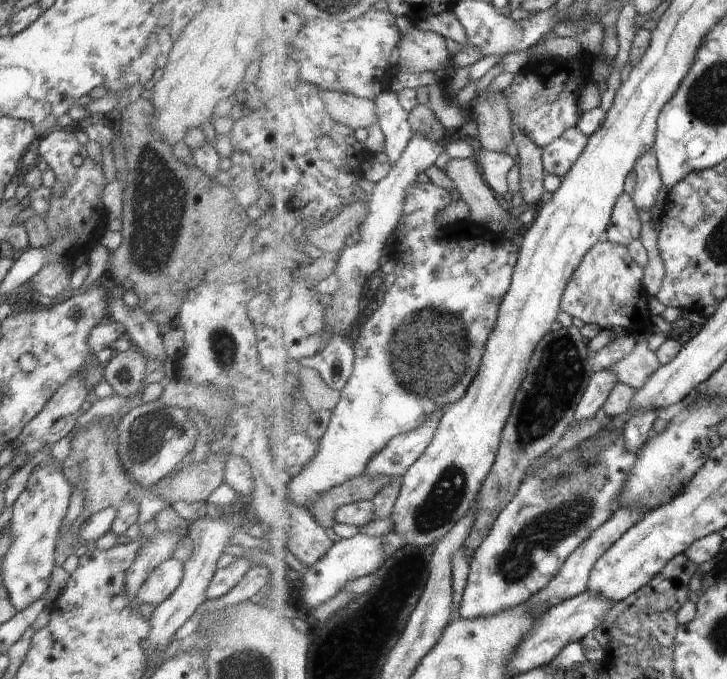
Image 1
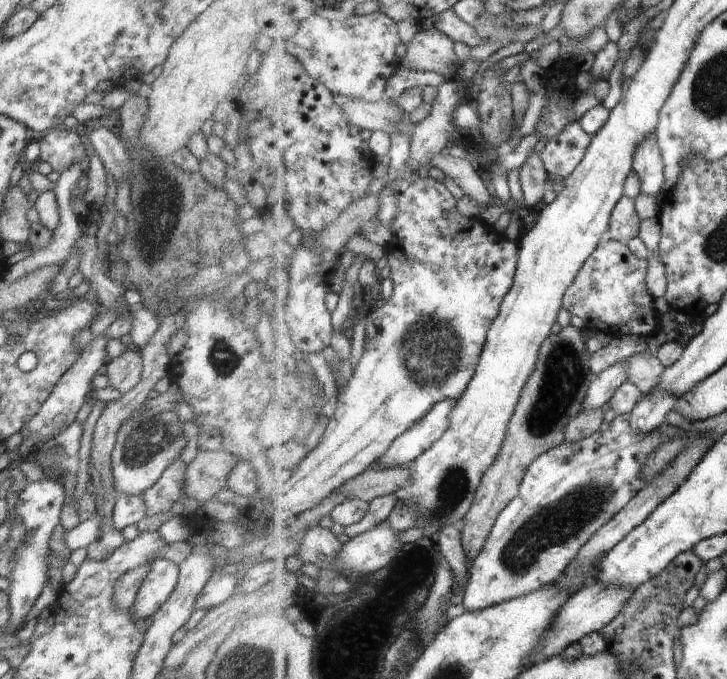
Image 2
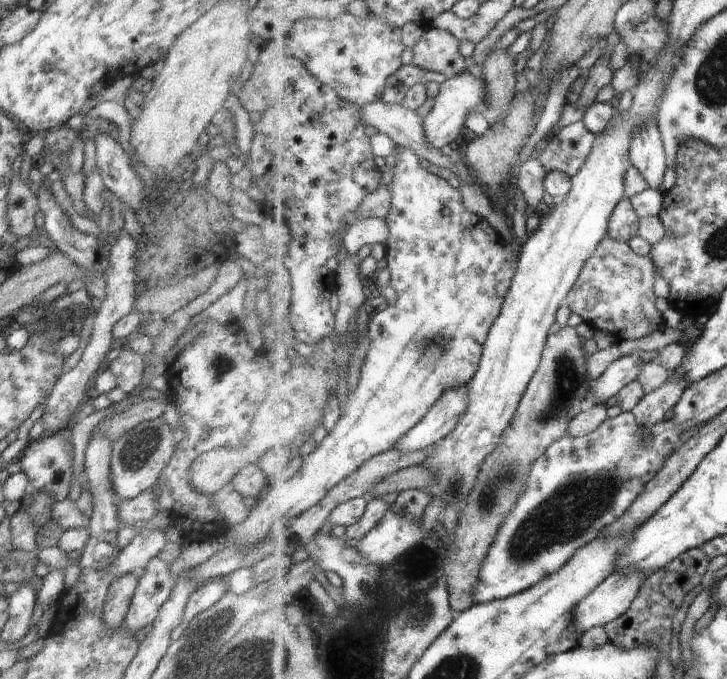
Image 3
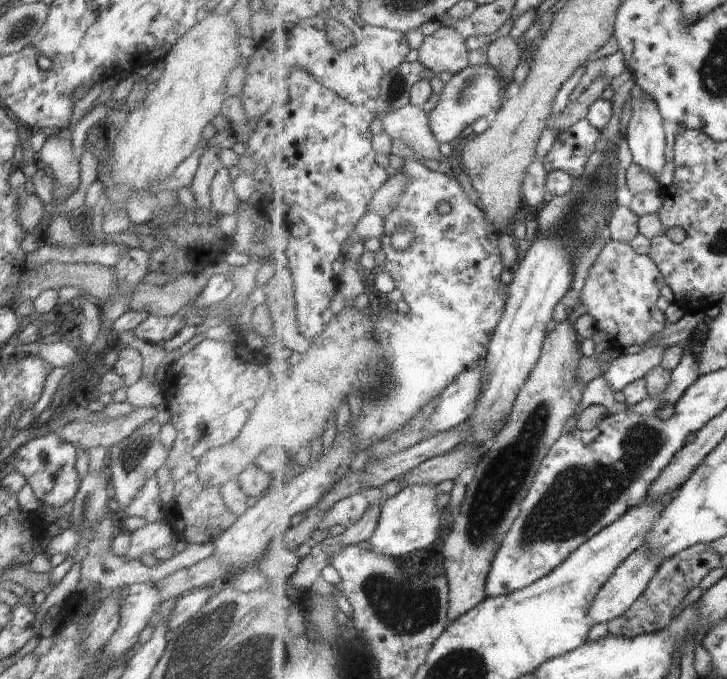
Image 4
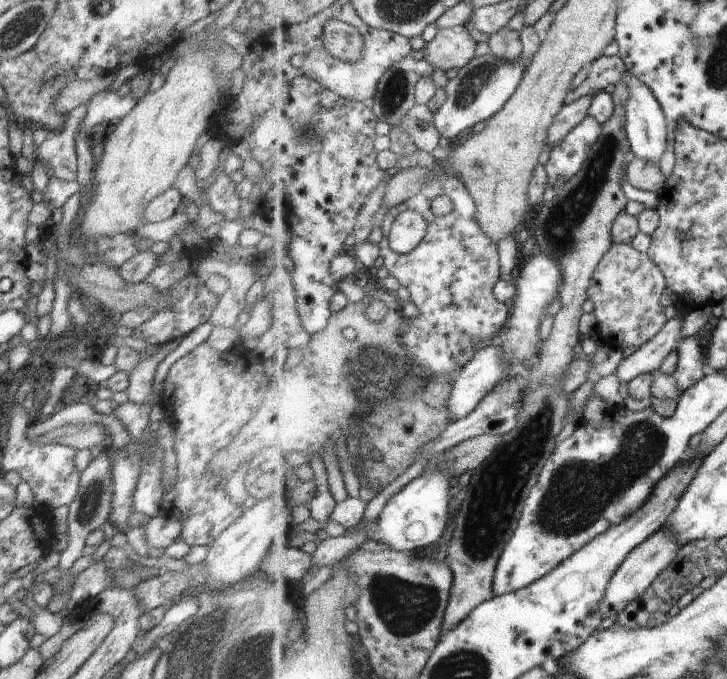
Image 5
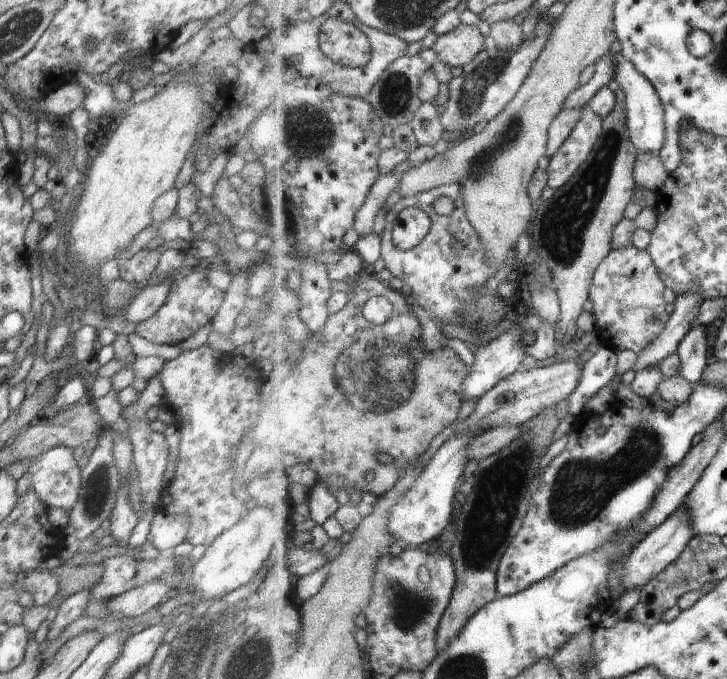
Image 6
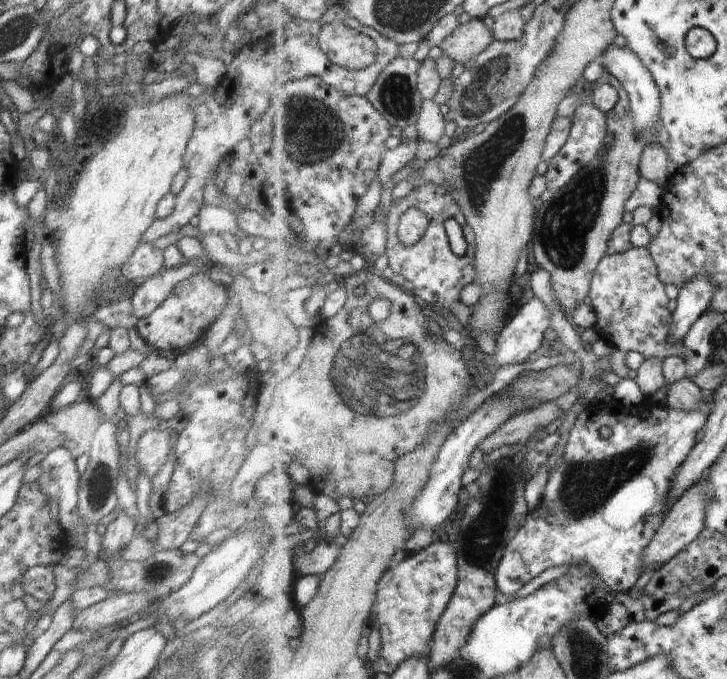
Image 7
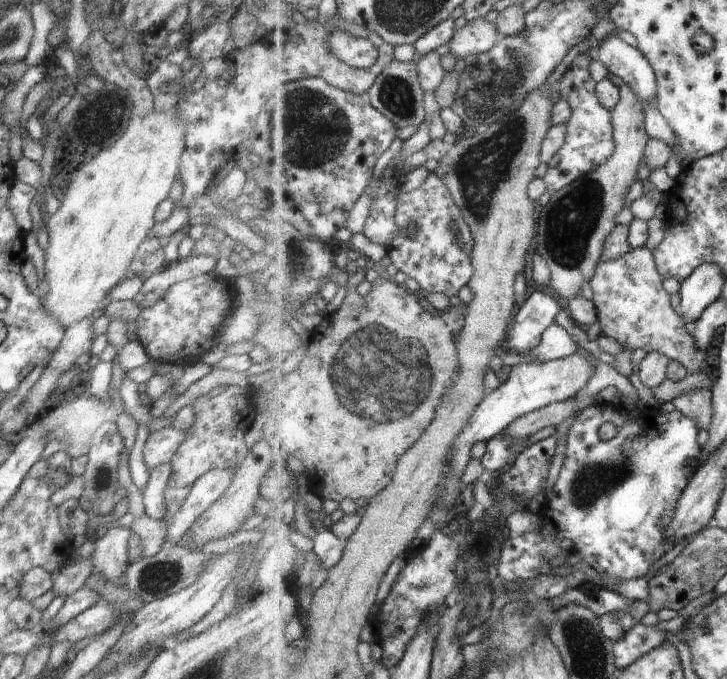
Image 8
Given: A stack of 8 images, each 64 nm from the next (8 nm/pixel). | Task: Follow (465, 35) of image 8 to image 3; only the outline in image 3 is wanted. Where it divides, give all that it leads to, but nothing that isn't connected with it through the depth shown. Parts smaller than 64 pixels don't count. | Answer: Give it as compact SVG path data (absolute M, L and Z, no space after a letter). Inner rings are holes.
M432 28L424 32L414 46L414 56L410 61L426 70L447 74L450 79L458 77L469 70L460 42L449 30Z

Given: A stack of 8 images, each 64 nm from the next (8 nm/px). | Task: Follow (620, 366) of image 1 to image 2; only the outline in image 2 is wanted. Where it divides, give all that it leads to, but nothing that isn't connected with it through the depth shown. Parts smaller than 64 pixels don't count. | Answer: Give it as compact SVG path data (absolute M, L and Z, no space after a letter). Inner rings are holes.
M646 350L630 358L628 380L636 384L645 396L650 395L660 386L666 368L658 356L653 356L649 350Z

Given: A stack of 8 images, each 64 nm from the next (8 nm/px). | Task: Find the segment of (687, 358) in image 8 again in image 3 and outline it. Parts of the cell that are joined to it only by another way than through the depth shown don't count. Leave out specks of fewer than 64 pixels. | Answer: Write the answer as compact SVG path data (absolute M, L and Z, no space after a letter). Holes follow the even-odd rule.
M608 236L584 266L566 304L588 324L611 332L619 340L650 336L665 328L664 316L656 306L659 297L655 291L659 277L656 266L655 259L636 254L630 243Z

